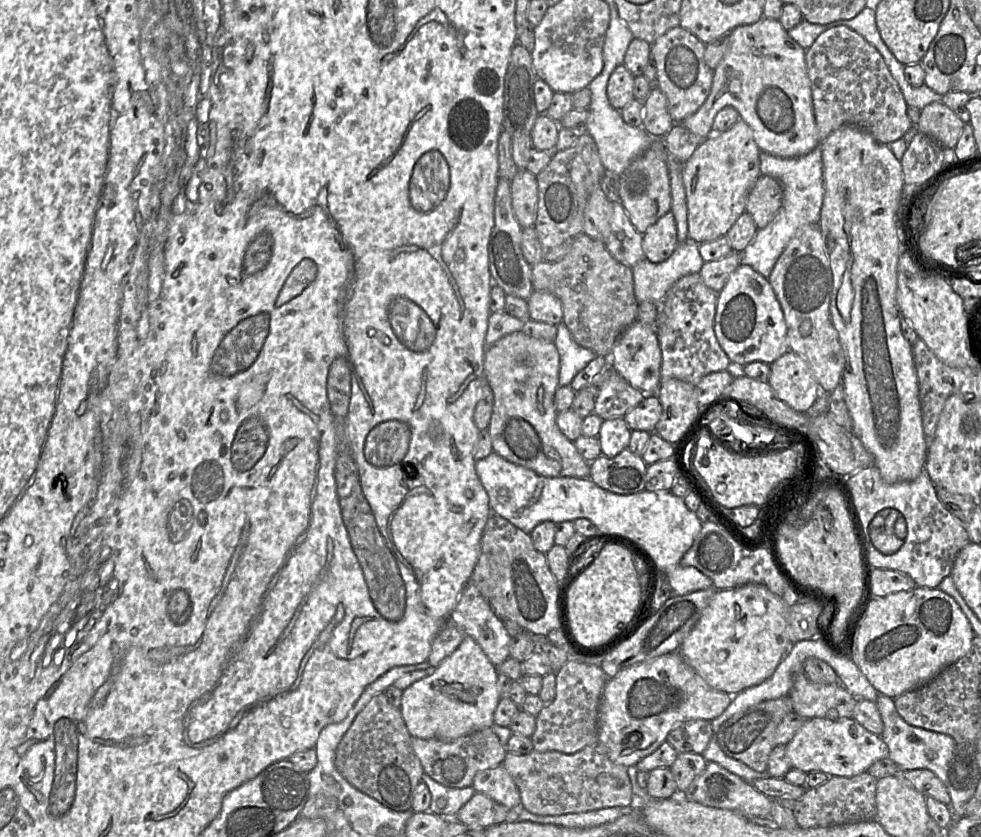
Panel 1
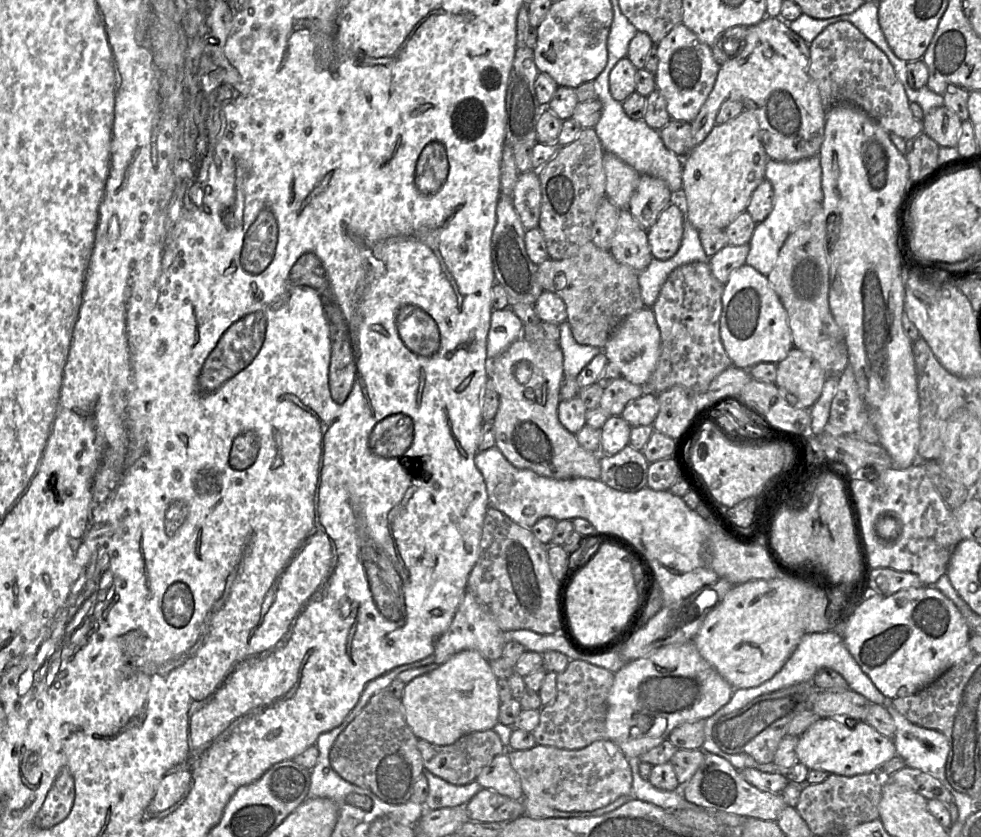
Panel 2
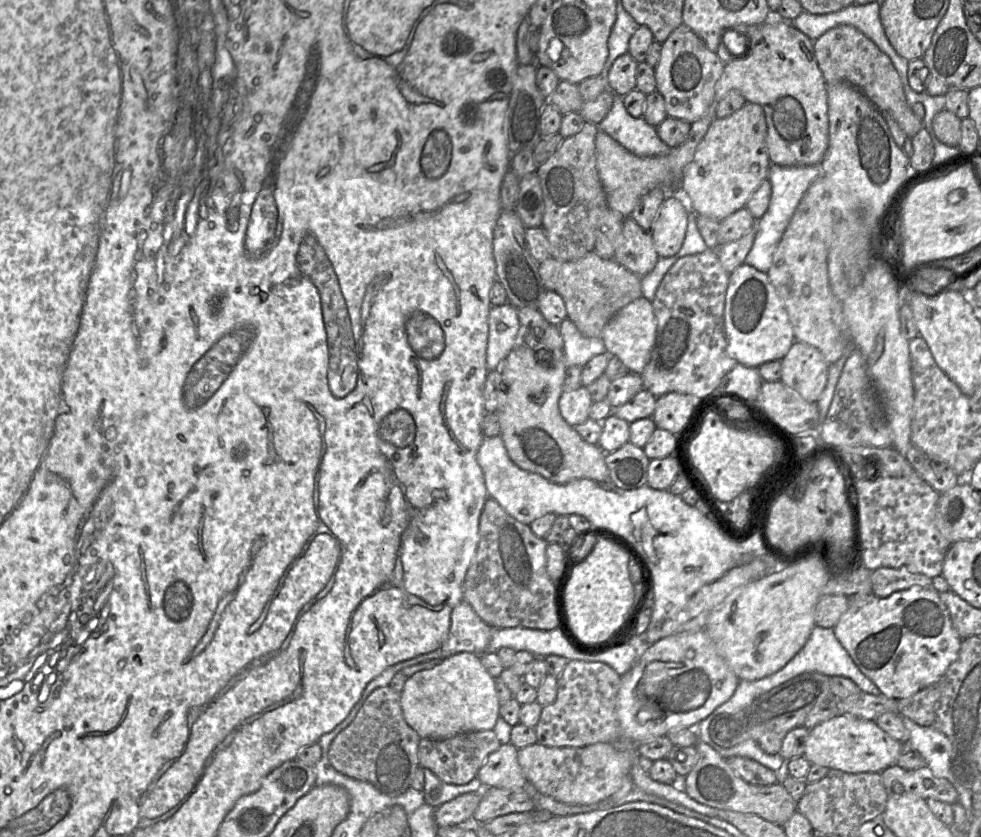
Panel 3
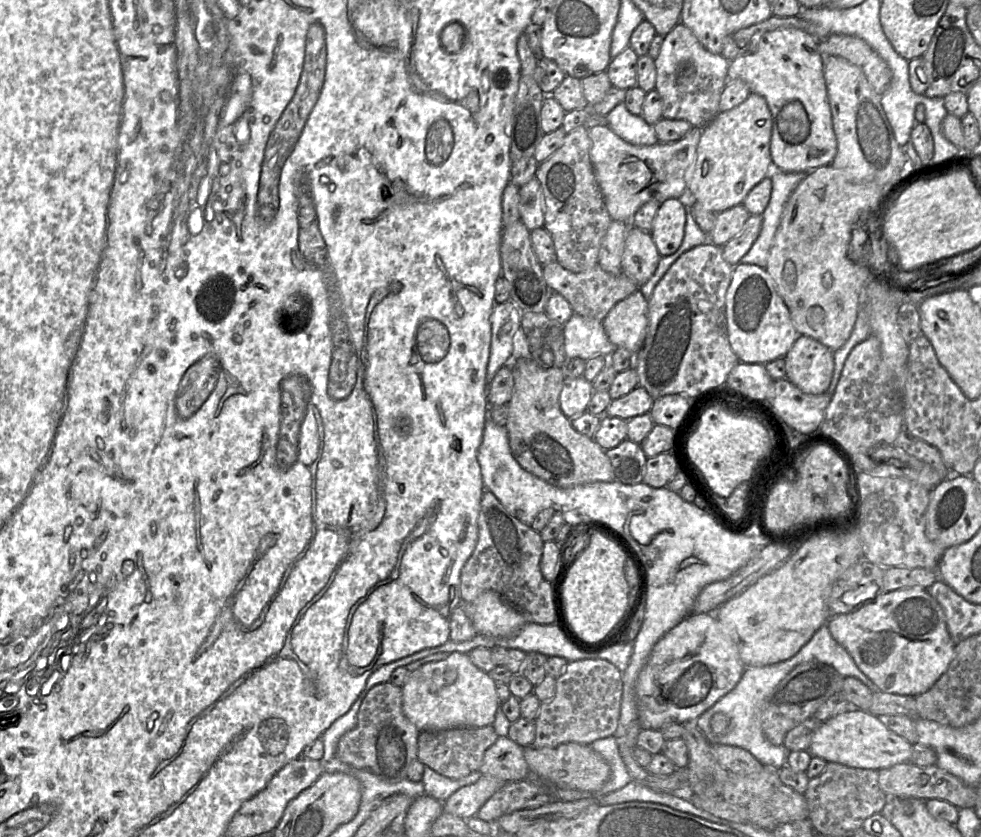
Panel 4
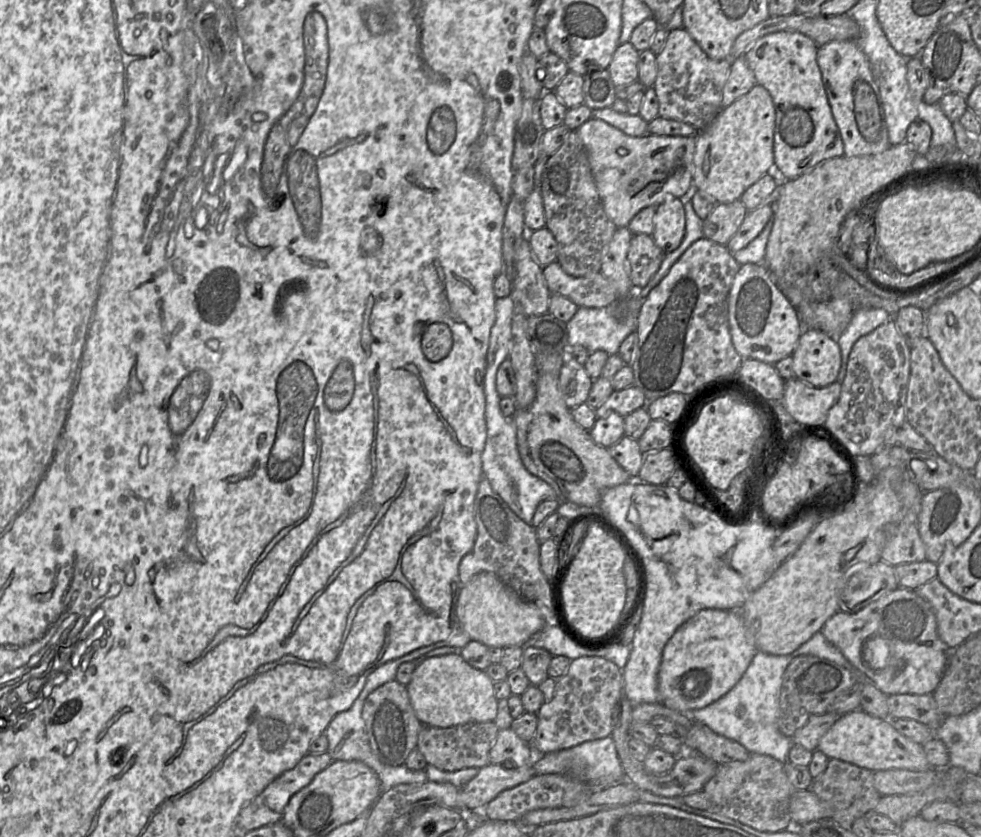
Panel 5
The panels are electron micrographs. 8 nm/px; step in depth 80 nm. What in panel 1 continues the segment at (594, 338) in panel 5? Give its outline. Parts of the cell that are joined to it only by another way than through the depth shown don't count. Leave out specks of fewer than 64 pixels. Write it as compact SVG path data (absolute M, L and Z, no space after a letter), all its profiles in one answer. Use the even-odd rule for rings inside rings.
M563 322L557 325L557 334L553 342L560 357L559 386L570 385L576 374L597 355L577 344Z

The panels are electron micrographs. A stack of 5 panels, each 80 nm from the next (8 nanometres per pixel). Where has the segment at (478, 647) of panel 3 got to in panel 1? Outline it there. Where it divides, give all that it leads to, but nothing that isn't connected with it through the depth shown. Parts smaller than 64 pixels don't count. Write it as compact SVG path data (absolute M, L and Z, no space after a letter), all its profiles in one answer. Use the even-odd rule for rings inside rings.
M472 583L465 585L455 608L434 638L427 659L430 666L437 668L446 657L458 648L462 640L468 636L472 637L479 644L494 666L500 665L510 657L511 635L507 627L495 615L489 603Z

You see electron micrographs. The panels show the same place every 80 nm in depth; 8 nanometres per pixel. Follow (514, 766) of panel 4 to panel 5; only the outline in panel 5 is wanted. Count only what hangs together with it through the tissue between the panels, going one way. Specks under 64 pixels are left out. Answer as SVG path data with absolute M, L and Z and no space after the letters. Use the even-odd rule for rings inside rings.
M511 729L498 731L498 735L489 751L489 763L502 765L506 760L511 760L515 767L533 764L535 752L531 745Z

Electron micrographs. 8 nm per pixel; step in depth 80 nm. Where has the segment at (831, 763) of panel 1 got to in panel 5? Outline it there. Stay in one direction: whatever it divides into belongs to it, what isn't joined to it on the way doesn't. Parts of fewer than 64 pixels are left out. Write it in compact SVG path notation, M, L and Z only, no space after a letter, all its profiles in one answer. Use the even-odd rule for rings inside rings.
M862 709L841 715L821 737L817 749L829 759L836 758L873 772L889 769L923 772L931 768L922 744L900 734L889 720L872 716Z

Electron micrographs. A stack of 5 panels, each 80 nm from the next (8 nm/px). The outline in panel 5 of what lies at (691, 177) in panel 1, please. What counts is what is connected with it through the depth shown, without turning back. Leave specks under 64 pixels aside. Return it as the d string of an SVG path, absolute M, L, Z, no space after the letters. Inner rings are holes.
M757 83L730 106L722 108L710 125L696 135L693 172L695 190L706 193L716 203L731 203L740 200L742 194L764 174L774 172L775 118L775 107L769 92Z

